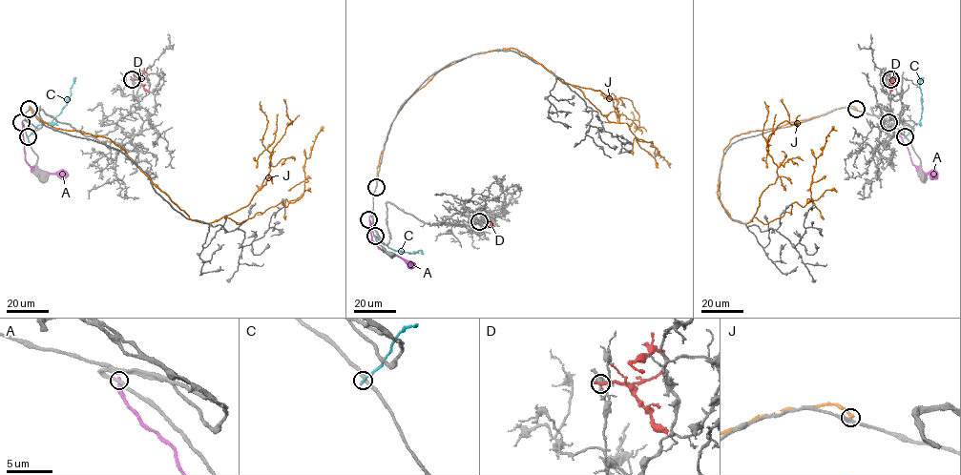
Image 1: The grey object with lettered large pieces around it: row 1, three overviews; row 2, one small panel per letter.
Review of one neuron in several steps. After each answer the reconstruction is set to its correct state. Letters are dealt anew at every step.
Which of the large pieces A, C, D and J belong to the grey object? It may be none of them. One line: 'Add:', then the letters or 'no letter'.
Add: no letter

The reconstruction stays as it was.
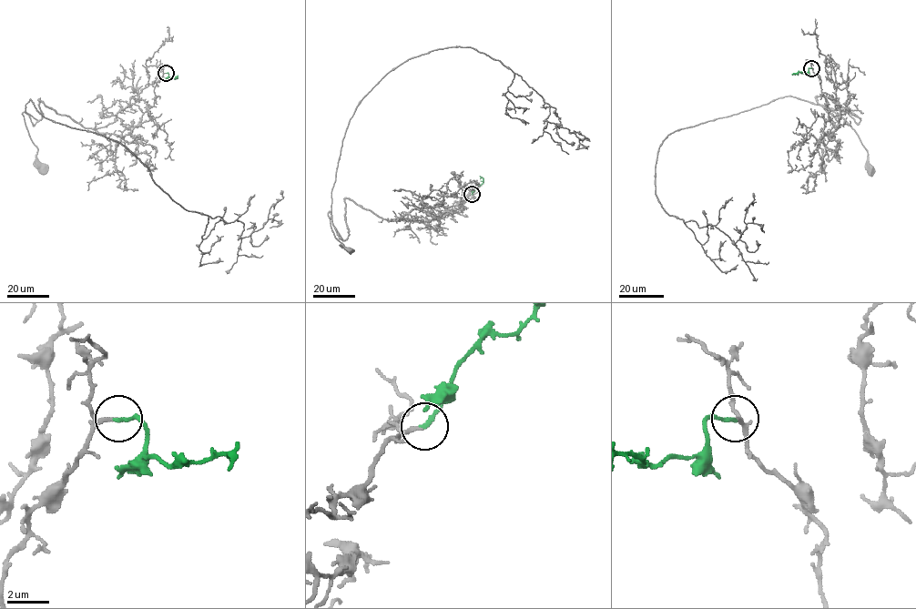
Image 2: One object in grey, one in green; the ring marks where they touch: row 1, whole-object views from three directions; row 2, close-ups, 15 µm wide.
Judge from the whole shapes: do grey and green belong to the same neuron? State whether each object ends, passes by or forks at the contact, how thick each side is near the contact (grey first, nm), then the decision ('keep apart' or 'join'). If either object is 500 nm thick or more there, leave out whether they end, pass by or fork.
grey passes by; green ends there; 130 nm thick on the grey side, 180 nm on the other; join

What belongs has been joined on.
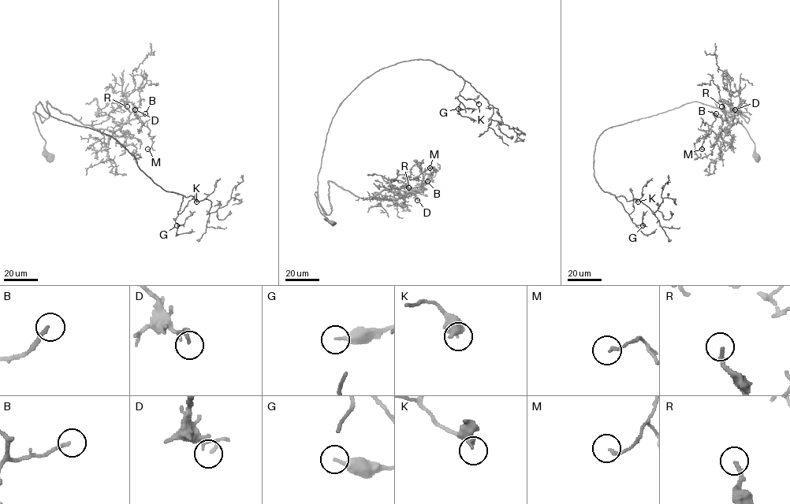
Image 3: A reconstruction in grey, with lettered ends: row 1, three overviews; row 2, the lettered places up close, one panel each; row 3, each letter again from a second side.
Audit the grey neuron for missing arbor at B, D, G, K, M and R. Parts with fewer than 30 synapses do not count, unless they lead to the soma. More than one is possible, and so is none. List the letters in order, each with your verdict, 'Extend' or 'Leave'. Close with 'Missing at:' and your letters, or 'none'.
B: Extend
D: Leave
G: Leave
K: Leave
M: Leave
R: Leave
Missing at: B

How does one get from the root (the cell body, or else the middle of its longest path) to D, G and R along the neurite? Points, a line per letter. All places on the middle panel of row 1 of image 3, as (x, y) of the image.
D: (333, 223), (320, 212), (314, 194), (329, 214), (329, 181), (365, 199), (396, 199), (413, 193), (417, 200)
G: (333, 223), (318, 206), (318, 175), (331, 119), (363, 79), (430, 60), (464, 81), (458, 109)
R: (333, 223), (320, 212), (314, 194), (329, 214), (329, 181), (365, 199), (385, 190), (411, 190), (408, 187)

